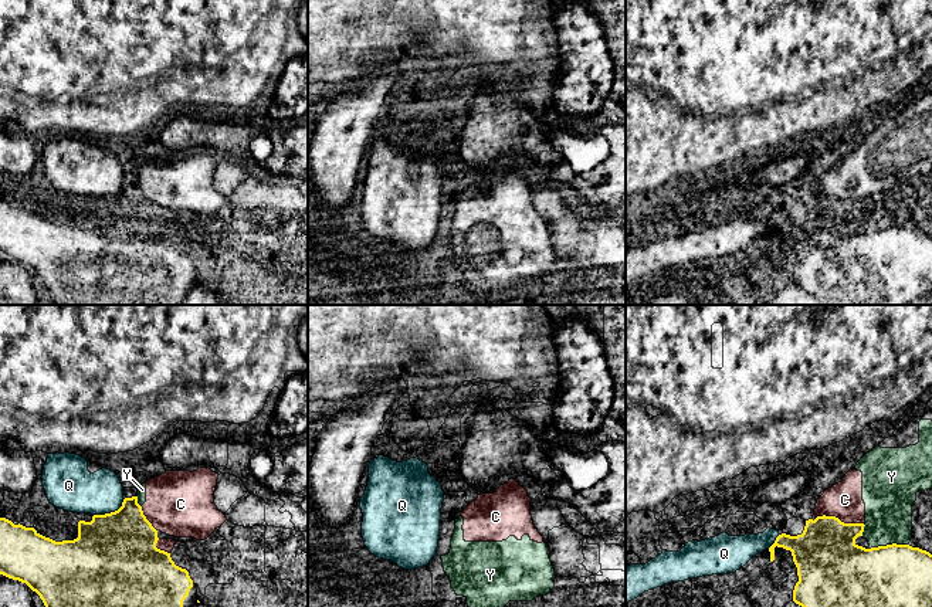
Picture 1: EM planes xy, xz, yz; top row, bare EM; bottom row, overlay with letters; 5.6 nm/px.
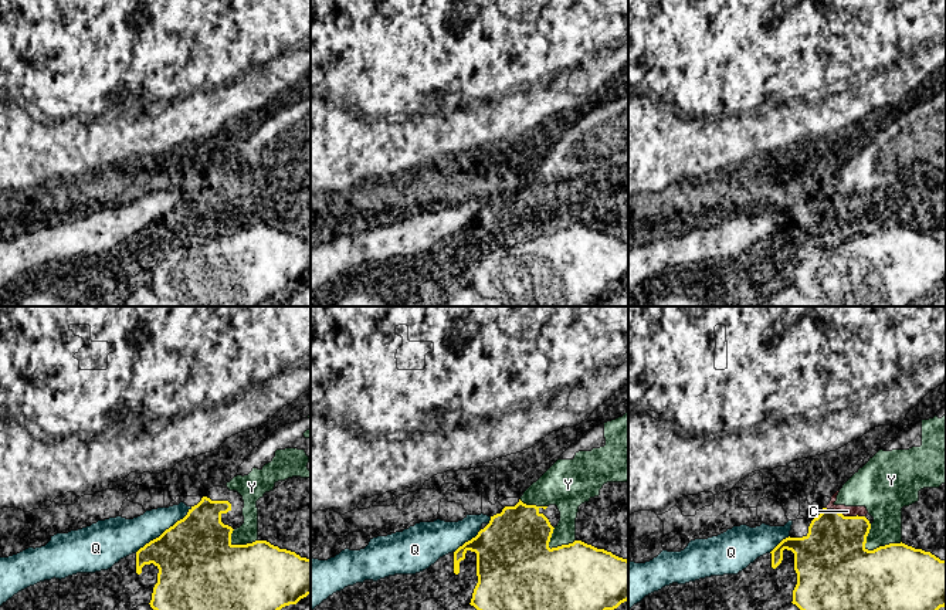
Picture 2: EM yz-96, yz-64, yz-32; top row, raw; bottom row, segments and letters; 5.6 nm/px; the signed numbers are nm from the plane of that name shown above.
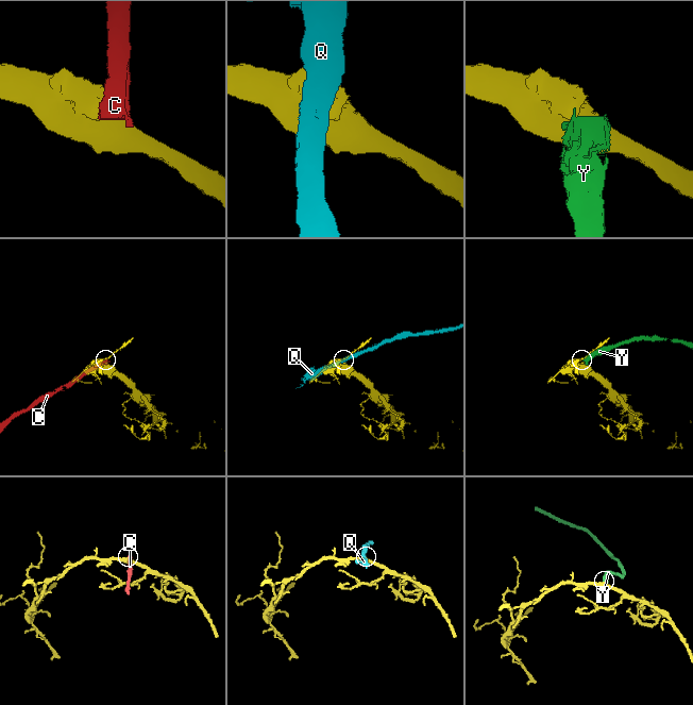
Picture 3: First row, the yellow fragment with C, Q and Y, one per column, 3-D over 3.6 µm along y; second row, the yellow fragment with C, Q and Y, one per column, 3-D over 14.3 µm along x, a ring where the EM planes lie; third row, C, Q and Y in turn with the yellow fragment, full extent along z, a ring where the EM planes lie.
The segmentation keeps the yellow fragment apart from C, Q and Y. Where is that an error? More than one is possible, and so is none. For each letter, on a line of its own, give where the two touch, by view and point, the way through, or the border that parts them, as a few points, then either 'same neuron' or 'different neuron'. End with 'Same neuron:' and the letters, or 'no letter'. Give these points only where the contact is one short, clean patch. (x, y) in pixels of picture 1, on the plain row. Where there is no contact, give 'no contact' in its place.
C: yz (837, 200) | different neuron
Q: xy (111, 195) | different neuron
Y: yz (888, 227) | different neuron
Same neuron: no letter

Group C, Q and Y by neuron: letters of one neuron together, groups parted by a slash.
C Y / Q

